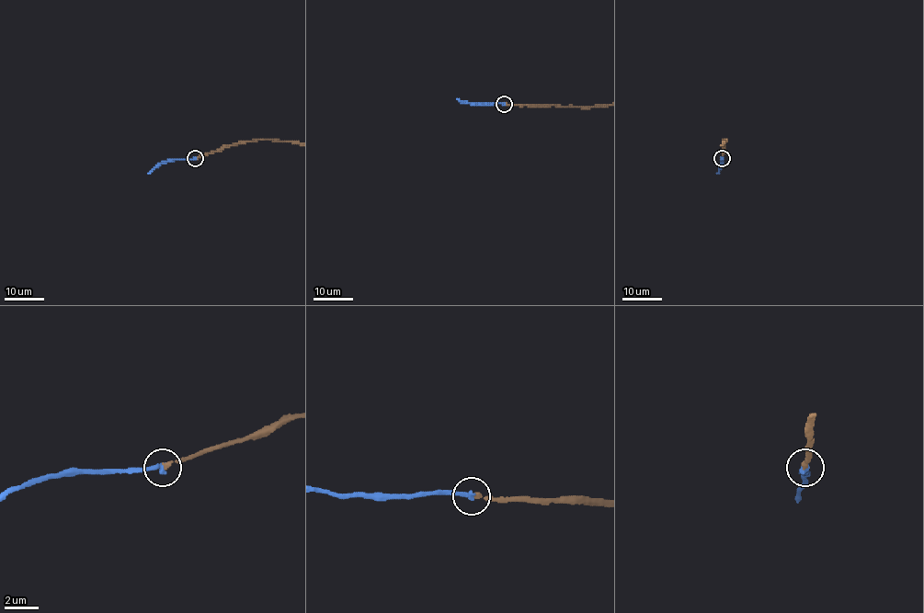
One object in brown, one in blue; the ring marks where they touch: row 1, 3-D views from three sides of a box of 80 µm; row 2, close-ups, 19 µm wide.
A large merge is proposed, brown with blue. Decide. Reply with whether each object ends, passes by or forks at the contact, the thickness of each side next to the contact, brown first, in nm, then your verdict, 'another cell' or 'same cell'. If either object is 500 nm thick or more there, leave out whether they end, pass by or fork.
brown ends there; blue ends there; 220 nm thick on the brown side, 300 nm on the other; same cell

